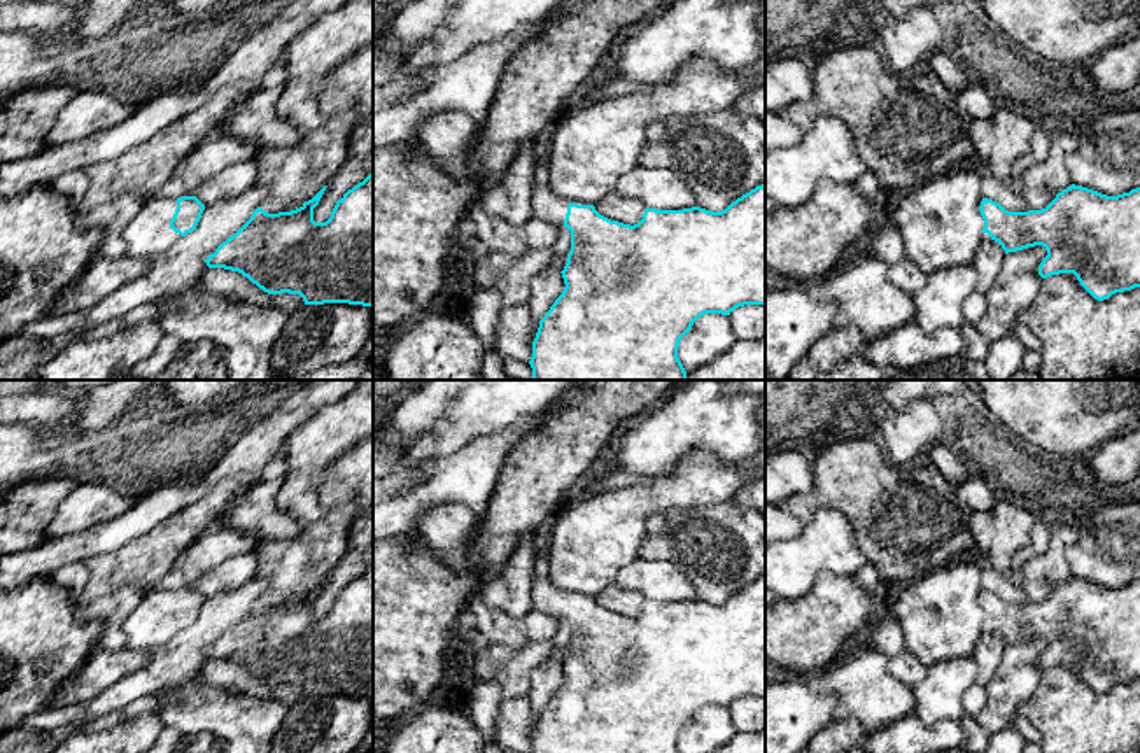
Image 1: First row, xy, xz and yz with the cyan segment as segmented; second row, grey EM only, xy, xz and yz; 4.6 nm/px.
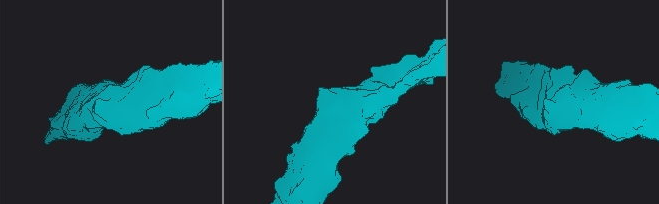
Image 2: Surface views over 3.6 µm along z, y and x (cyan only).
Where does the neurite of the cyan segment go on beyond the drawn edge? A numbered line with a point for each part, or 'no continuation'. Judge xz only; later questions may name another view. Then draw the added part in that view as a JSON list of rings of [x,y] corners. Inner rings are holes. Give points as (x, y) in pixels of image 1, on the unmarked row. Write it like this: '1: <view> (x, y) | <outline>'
1: xz (545, 598) | [[[536,578],[532,581],[532,609],[546,613],[559,622],[564,620],[567,606],[567,594],[557,590],[548,578]]]

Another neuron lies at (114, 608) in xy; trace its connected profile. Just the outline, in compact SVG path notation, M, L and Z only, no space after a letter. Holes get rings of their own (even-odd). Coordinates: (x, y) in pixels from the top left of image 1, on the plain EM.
M128 585L95 601L82 611L86 620L102 622L102 634L96 643L98 648L107 651L126 648L123 622L140 604L142 597L144 594L137 587Z

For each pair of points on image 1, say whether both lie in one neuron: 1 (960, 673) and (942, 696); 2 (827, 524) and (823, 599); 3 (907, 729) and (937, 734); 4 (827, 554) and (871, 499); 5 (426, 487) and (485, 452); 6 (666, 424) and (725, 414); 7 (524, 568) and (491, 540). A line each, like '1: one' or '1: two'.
1: one
2: two
3: one
4: two
5: one
6: one
7: two

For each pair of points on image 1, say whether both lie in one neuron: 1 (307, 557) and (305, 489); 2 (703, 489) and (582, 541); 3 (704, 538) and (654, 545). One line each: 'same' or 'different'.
1: different
2: same
3: same

